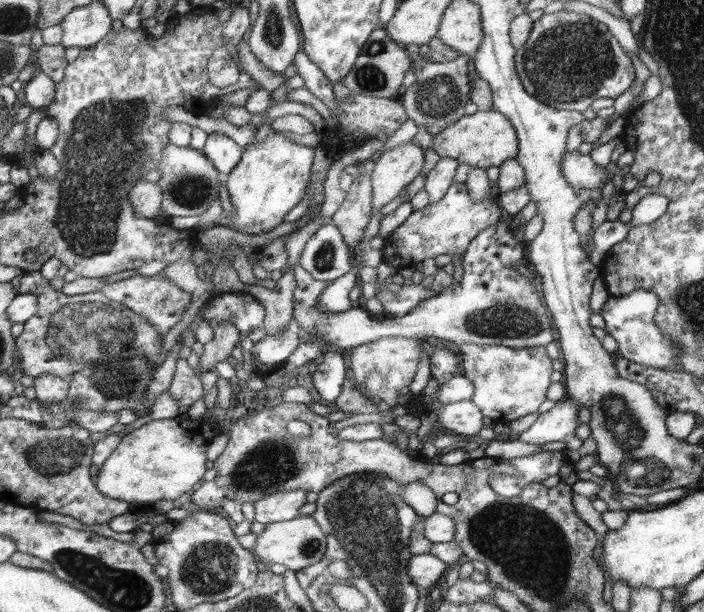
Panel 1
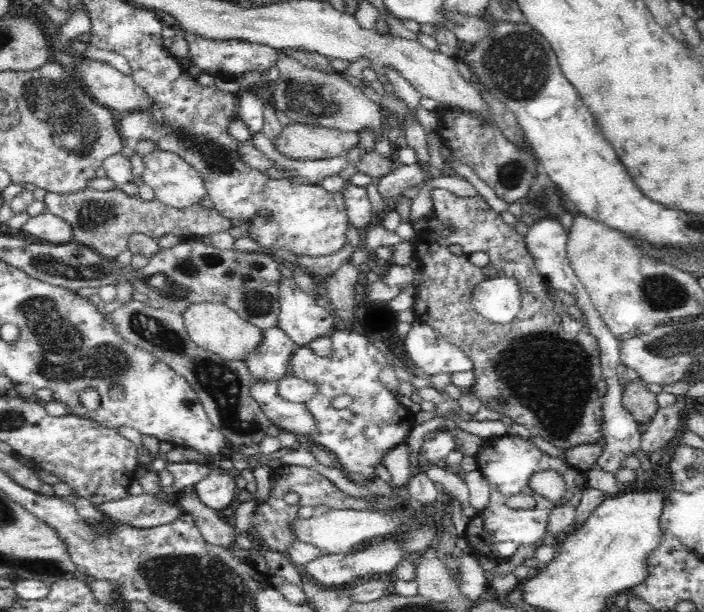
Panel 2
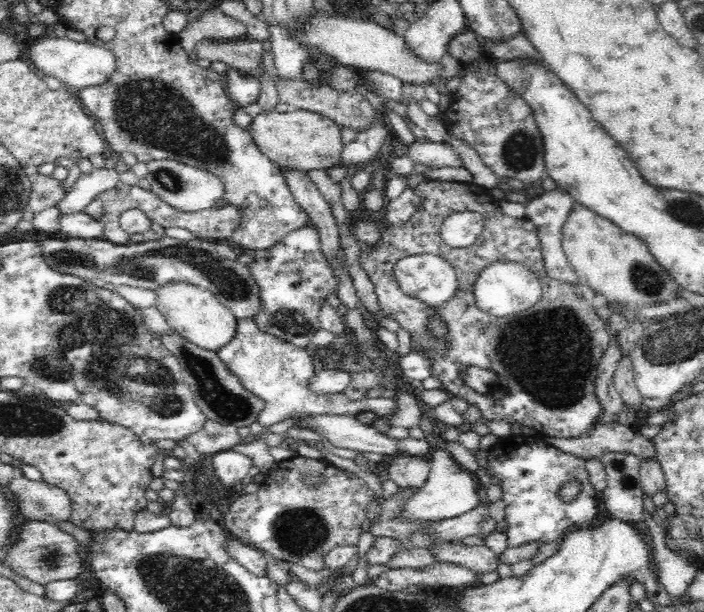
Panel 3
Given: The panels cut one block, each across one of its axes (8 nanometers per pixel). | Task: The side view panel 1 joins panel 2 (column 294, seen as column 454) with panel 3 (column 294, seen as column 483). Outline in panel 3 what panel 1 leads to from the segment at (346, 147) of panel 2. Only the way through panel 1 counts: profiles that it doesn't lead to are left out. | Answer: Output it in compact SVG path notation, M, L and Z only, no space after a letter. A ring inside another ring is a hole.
M307 110L264 112L252 118L252 126L246 129L254 144L278 166L308 170L328 170L339 165L345 144L341 139L341 127L320 113Z

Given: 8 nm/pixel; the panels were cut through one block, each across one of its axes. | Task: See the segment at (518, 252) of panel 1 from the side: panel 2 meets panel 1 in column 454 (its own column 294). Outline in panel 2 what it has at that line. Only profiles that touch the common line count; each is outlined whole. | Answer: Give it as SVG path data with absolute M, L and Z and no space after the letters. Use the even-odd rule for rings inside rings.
M282 277L279 284L278 327L296 344L307 348L317 338L333 331L334 317L294 283Z

